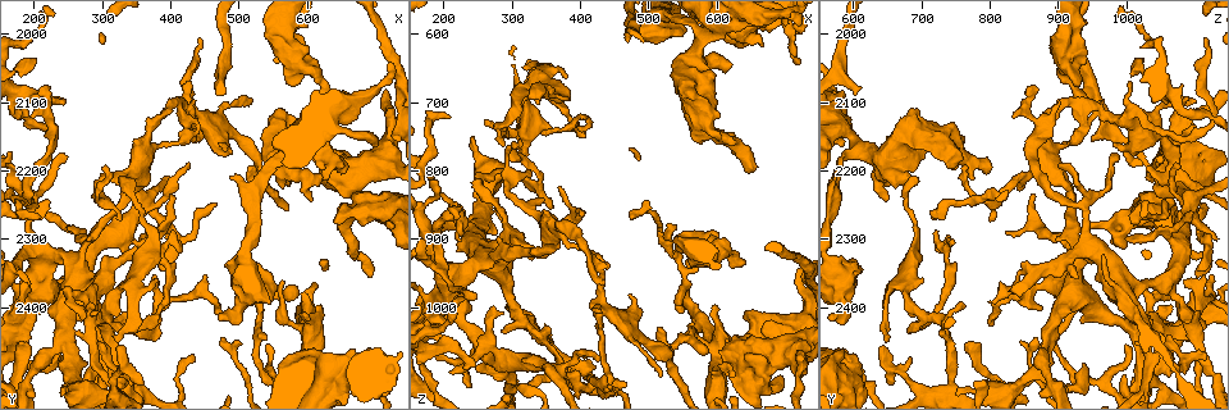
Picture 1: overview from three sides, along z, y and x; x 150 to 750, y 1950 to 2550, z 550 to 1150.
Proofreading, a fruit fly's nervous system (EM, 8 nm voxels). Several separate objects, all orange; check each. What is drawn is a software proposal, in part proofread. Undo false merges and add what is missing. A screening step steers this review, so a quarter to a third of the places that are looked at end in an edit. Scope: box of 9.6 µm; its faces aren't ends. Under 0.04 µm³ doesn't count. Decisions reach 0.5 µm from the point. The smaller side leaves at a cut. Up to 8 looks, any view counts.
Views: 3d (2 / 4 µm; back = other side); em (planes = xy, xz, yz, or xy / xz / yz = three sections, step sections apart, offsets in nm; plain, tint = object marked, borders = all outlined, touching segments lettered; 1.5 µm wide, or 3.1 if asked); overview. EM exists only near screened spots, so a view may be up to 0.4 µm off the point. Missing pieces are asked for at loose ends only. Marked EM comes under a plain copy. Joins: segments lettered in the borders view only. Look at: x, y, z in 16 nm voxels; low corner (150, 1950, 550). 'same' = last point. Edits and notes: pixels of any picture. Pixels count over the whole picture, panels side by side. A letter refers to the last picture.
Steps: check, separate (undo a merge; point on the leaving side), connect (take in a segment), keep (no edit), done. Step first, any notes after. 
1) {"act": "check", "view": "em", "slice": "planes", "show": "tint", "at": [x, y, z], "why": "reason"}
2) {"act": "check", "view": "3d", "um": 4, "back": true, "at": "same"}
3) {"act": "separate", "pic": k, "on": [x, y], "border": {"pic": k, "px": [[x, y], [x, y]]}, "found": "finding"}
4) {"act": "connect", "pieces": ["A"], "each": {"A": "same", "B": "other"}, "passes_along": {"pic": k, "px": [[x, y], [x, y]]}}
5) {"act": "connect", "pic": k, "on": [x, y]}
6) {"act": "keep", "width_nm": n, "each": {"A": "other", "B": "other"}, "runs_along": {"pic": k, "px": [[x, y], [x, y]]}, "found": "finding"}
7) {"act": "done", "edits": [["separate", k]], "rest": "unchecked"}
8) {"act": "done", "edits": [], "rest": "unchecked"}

{"act": "check", "view": "3d", "um": 4, "at": [445, 2005, 1115], "why": "long arm stops here"}

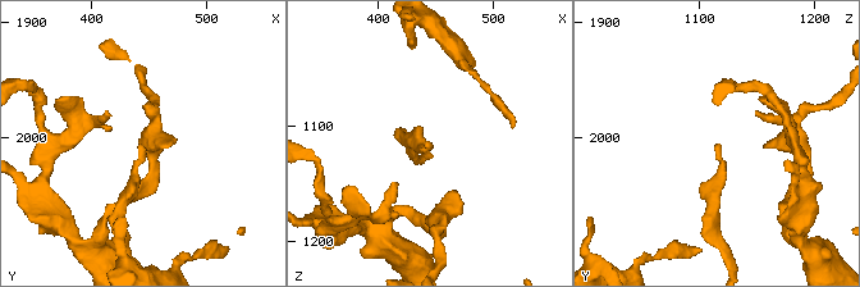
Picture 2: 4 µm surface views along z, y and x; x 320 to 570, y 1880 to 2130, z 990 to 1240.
{"act": "check", "view": "em", "slice": "planes", "show": "tint", "at": [444, 2008, 1114], "why": "need the tissue"}

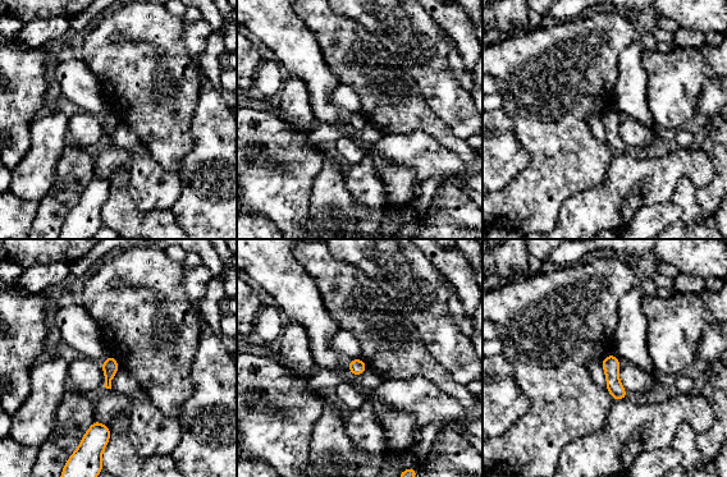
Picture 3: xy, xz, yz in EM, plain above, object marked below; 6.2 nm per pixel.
{"act": "check", "view": "em", "slice": "planes", "show": "borders", "at": "same"}

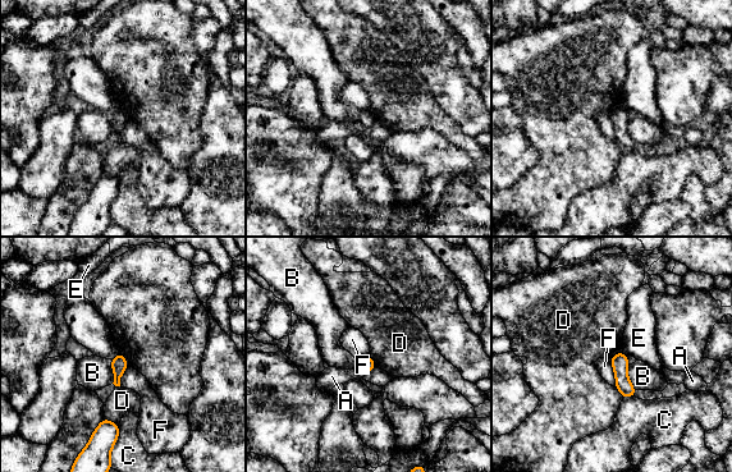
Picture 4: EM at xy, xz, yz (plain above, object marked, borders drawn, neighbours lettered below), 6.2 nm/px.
{"act": "keep", "width_nm": 100, "each": {"A": "other", "B": "other", "C": "other", "D": "other", "E": "other", "F": "other"}, "border": {"pic": 4, "px": [[104, 417], [118, 426]]}, "found": "none of them fits"}

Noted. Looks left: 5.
{"act": "check", "view": "em", "slice": "yz", "step": 8, "show": "tint", "at": [430, 2070, 1005], "why": "an open end"}

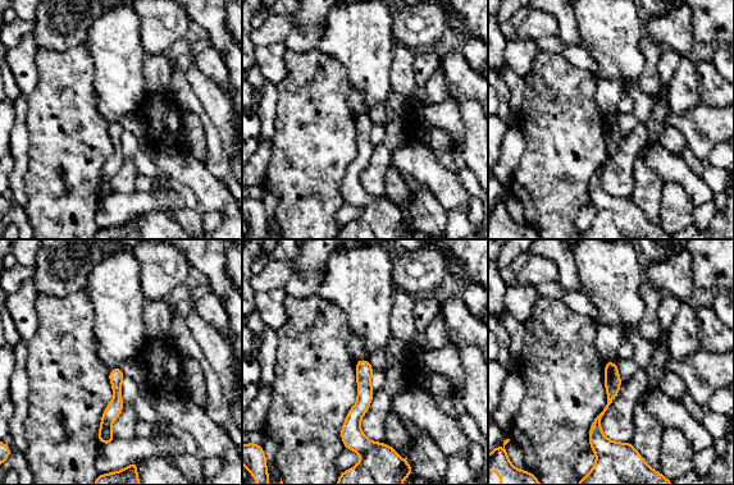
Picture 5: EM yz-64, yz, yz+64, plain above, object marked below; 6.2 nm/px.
{"act": "check", "view": "em", "slice": "planes", "show": "borders", "at": "same"}

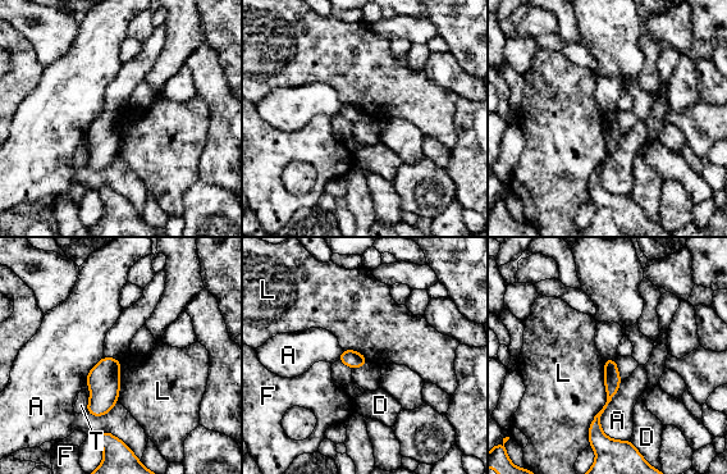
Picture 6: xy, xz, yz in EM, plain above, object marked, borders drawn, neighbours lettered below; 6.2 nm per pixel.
{"act": "keep", "width_nm": 110, "each": {"A": "other", "D": "other", "F": "other", "L": "other", "T": "other"}, "border": {"pic": 6, "px": [[603, 361], [606, 404], [588, 443]]}, "found": "no lettered segment goes on from it"}

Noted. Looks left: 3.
{"act": "check", "view": "em", "slice": "planes", "show": "borders", "at": [360, 2515, 655], "why": "free end"}

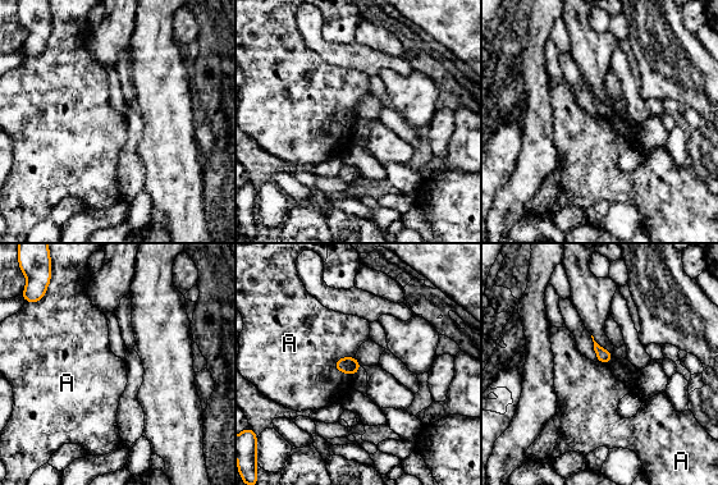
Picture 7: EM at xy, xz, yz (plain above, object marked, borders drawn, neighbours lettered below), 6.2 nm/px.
{"act": "keep", "each": {"A": "other"}, "border": {"pic": 7, "px": [[337, 358], [335, 367], [352, 376]]}, "found": "none of them fits"}

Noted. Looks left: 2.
{"act": "done", "edits": [], "rest": "unchecked"}

